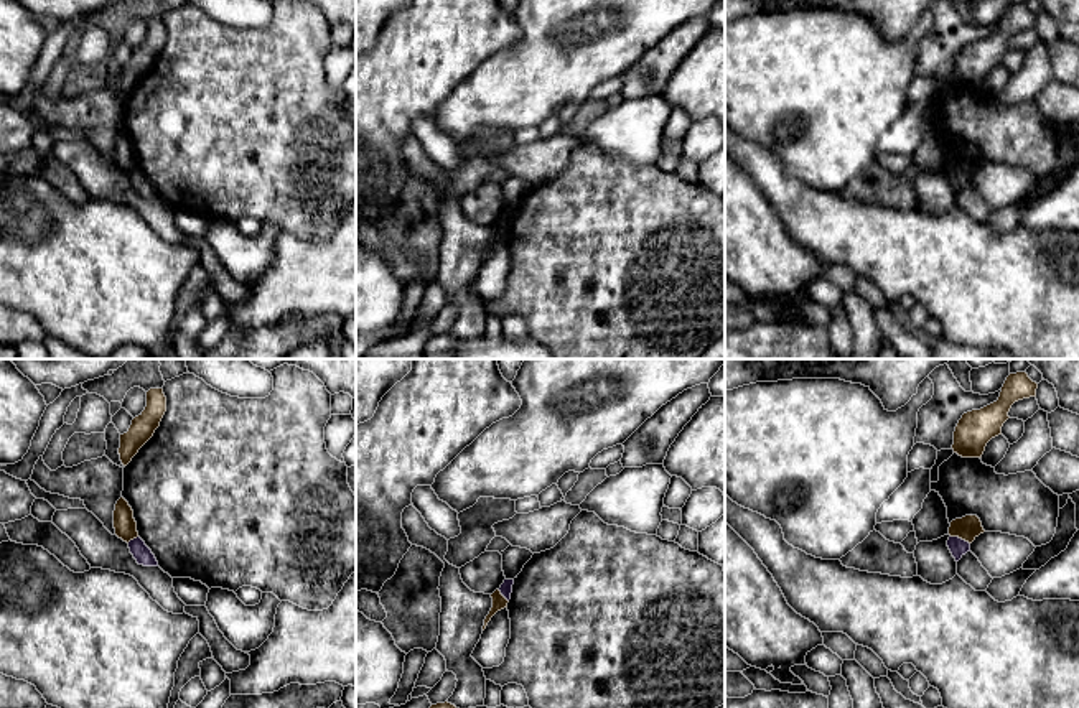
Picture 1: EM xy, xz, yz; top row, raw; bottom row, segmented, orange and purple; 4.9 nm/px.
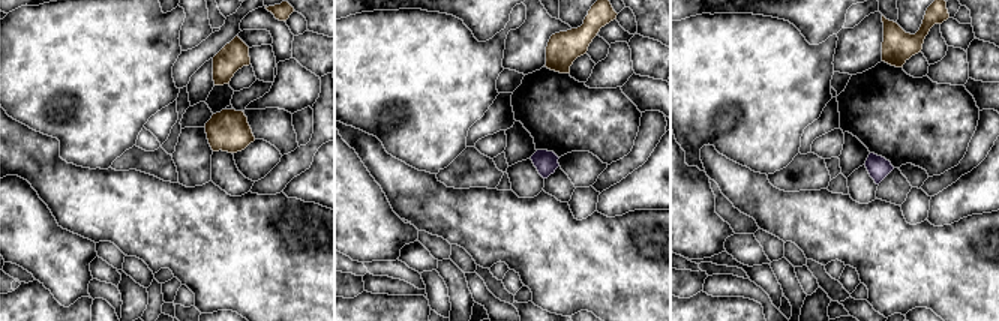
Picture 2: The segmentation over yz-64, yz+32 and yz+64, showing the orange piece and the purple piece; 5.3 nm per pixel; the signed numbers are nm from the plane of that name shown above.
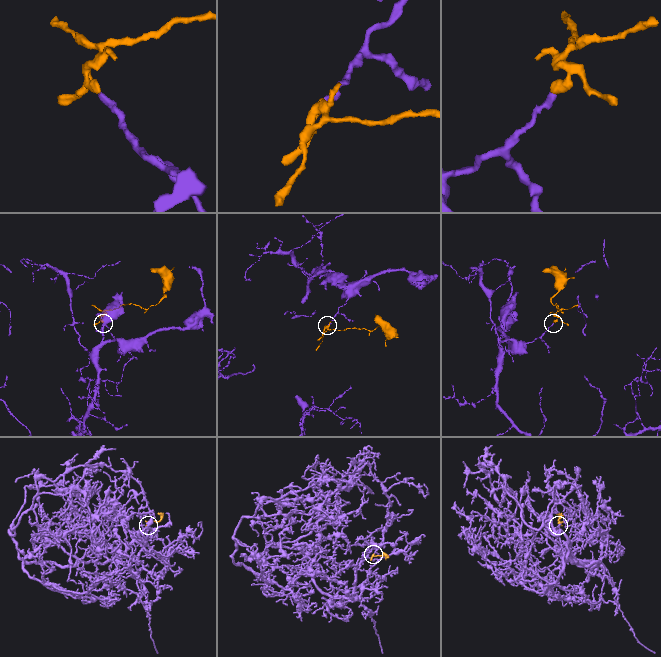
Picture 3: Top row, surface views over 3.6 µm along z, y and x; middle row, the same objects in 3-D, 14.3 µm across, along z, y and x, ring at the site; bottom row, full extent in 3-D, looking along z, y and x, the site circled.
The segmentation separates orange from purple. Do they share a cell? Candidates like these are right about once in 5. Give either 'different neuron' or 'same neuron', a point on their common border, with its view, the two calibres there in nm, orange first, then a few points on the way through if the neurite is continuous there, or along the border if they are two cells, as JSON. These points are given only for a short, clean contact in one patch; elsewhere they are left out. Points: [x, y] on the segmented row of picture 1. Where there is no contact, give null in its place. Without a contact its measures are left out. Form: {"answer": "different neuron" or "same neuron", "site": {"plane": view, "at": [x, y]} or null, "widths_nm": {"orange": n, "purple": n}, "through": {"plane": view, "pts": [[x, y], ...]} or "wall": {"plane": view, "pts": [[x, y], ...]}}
{"answer": "different neuron", "site": {"plane": "yz", "at": [961, 537]}, "widths_nm": {"orange": 120, "purple": 90}, "wall": {"plane": "yz", "pts": [[951, 535], [957, 535], [969, 544]]}}

